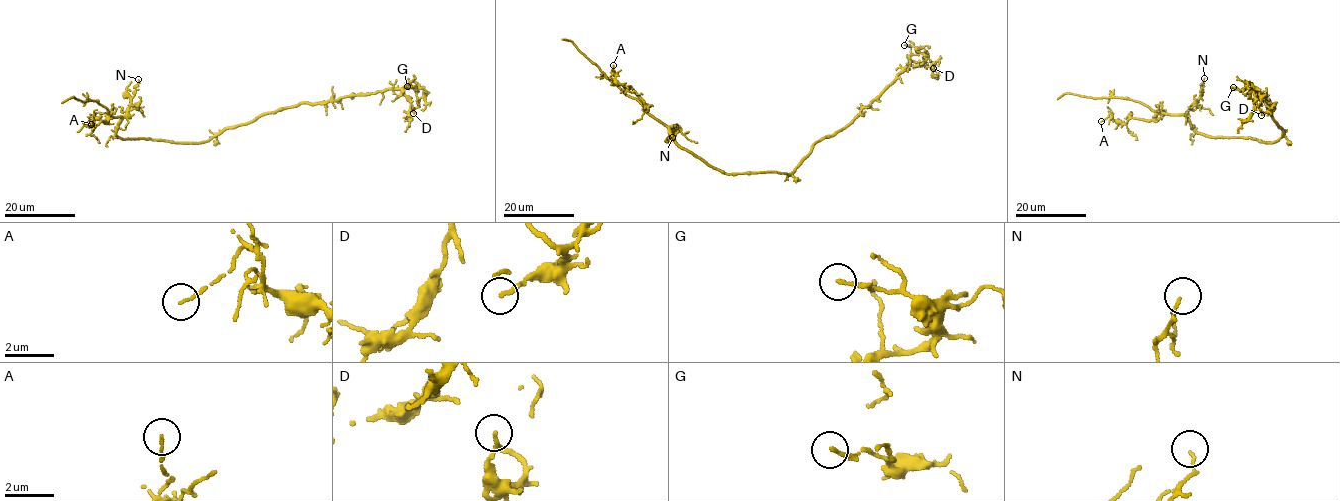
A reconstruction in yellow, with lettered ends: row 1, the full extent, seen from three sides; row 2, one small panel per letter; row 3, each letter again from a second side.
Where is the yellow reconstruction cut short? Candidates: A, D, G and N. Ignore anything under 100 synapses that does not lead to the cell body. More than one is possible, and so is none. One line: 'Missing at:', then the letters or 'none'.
Missing at: none

